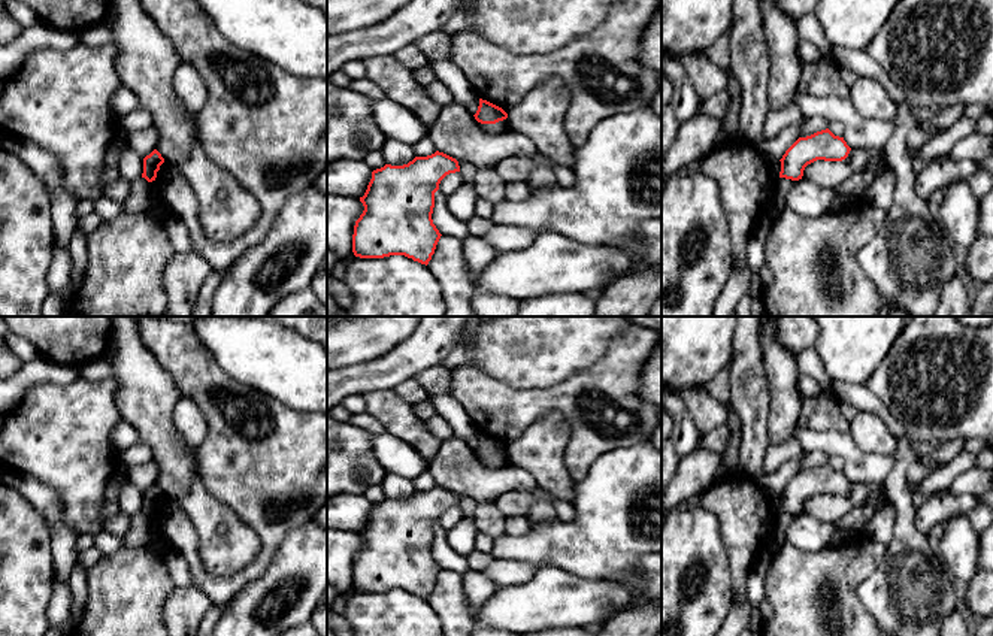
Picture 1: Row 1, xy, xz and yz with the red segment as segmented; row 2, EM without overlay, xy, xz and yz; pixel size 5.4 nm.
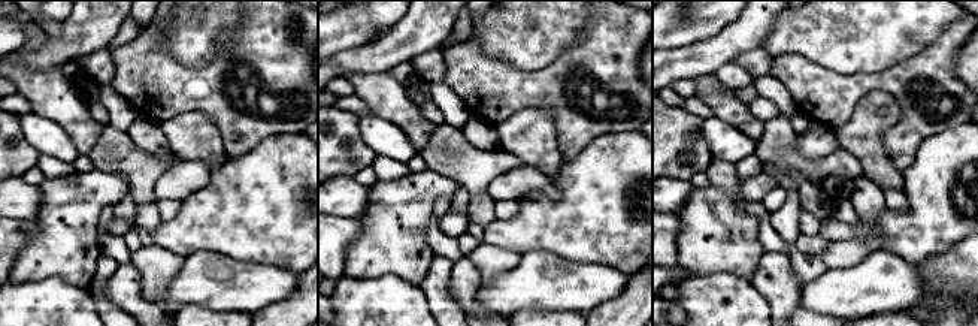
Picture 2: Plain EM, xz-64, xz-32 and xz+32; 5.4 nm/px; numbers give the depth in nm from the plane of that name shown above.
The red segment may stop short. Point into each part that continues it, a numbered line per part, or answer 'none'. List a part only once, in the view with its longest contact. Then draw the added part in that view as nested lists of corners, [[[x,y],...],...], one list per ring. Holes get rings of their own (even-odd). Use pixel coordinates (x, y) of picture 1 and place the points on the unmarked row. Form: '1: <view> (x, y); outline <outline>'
none

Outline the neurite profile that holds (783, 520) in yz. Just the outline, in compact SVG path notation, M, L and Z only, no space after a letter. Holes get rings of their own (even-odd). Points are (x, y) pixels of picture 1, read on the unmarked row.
M778 512L776 521L775 521L775 529L772 536L768 540L766 551L776 551L781 546L785 545L785 530L794 515L785 514L785 512Z

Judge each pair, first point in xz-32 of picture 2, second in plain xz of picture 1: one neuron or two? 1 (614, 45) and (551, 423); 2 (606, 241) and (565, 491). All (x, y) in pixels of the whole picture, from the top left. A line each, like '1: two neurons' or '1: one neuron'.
1: two neurons
2: two neurons

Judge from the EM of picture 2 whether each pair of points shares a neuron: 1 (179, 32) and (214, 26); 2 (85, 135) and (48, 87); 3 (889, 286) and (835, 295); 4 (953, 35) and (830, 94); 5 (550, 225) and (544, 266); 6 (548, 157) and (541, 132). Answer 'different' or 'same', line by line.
1: same
2: same
3: same
4: same
5: different
6: same

